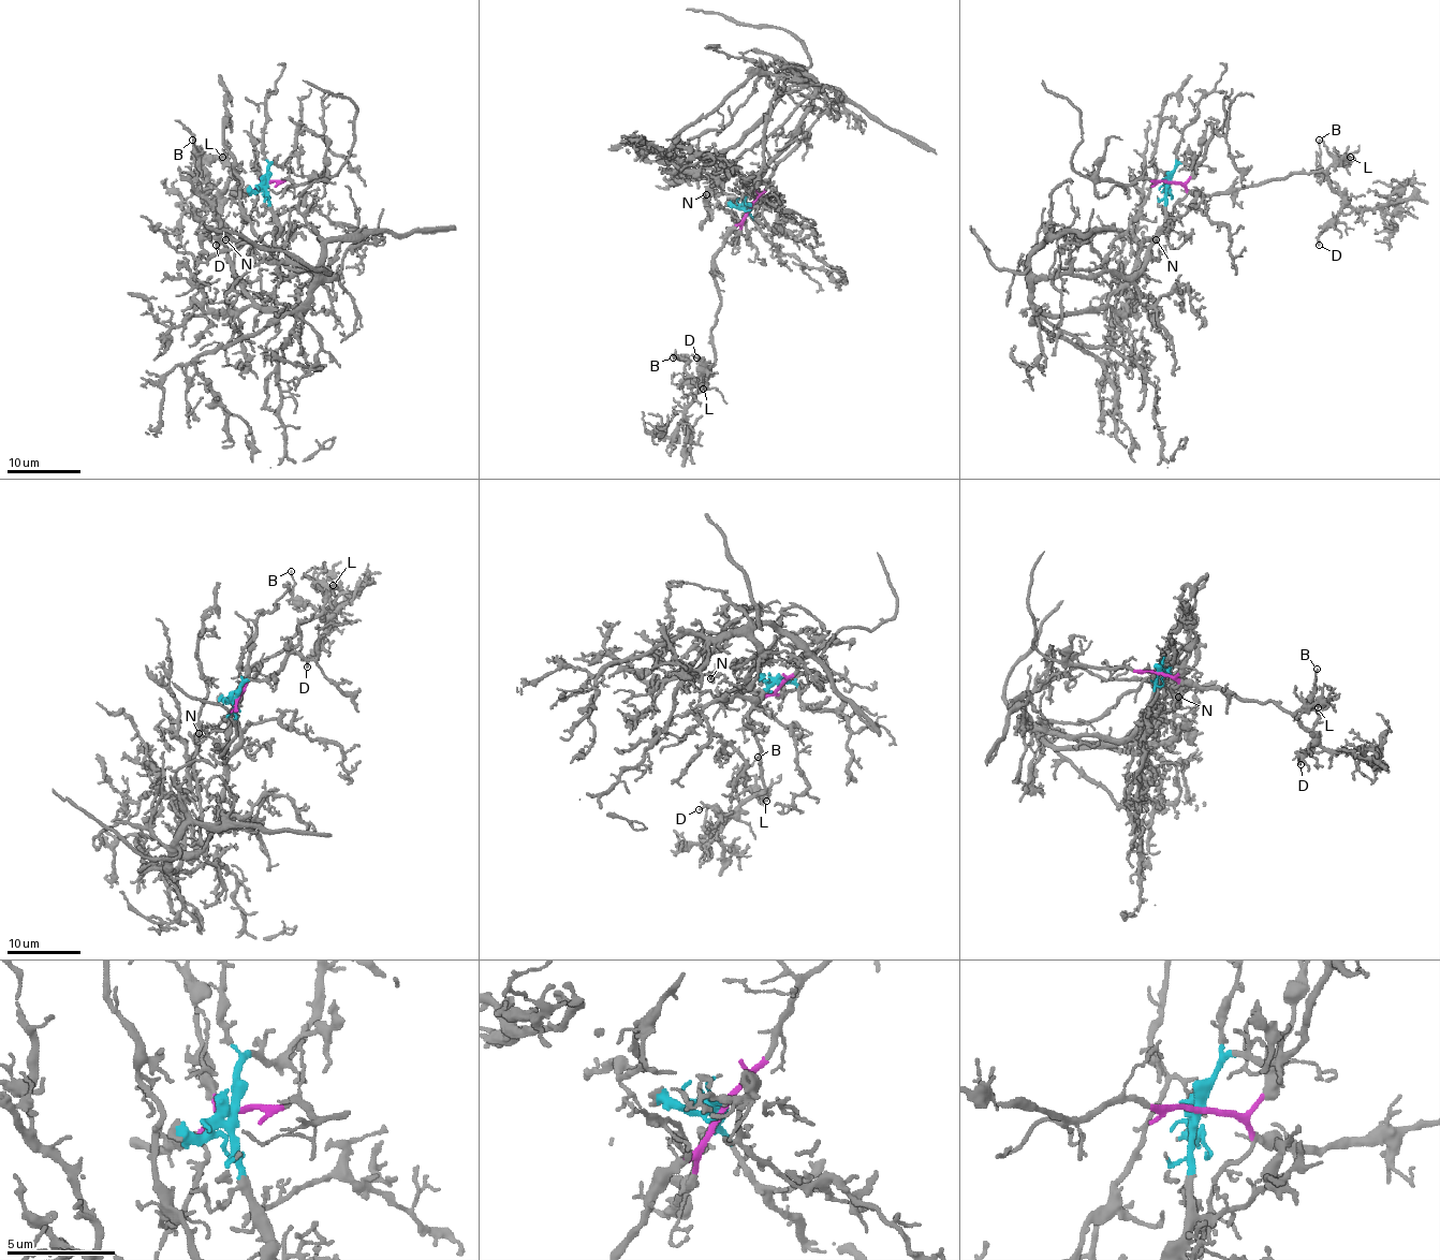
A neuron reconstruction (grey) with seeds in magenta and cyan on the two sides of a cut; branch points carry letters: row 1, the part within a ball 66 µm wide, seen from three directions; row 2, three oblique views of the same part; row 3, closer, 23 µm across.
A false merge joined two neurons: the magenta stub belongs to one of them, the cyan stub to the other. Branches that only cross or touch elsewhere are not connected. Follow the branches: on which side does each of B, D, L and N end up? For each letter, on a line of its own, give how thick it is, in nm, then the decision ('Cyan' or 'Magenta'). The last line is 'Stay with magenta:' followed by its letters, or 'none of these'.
B: Thickness 120 nm. Magenta
D: Thickness 170 nm. Magenta
L: Thickness 200 nm. Magenta
N: Thickness 240 nm. Cyan
Stay with magenta: B, D, L

